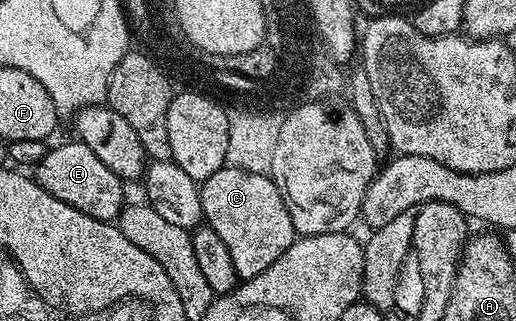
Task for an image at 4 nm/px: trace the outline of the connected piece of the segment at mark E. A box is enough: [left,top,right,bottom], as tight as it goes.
[35,140,127,222]

